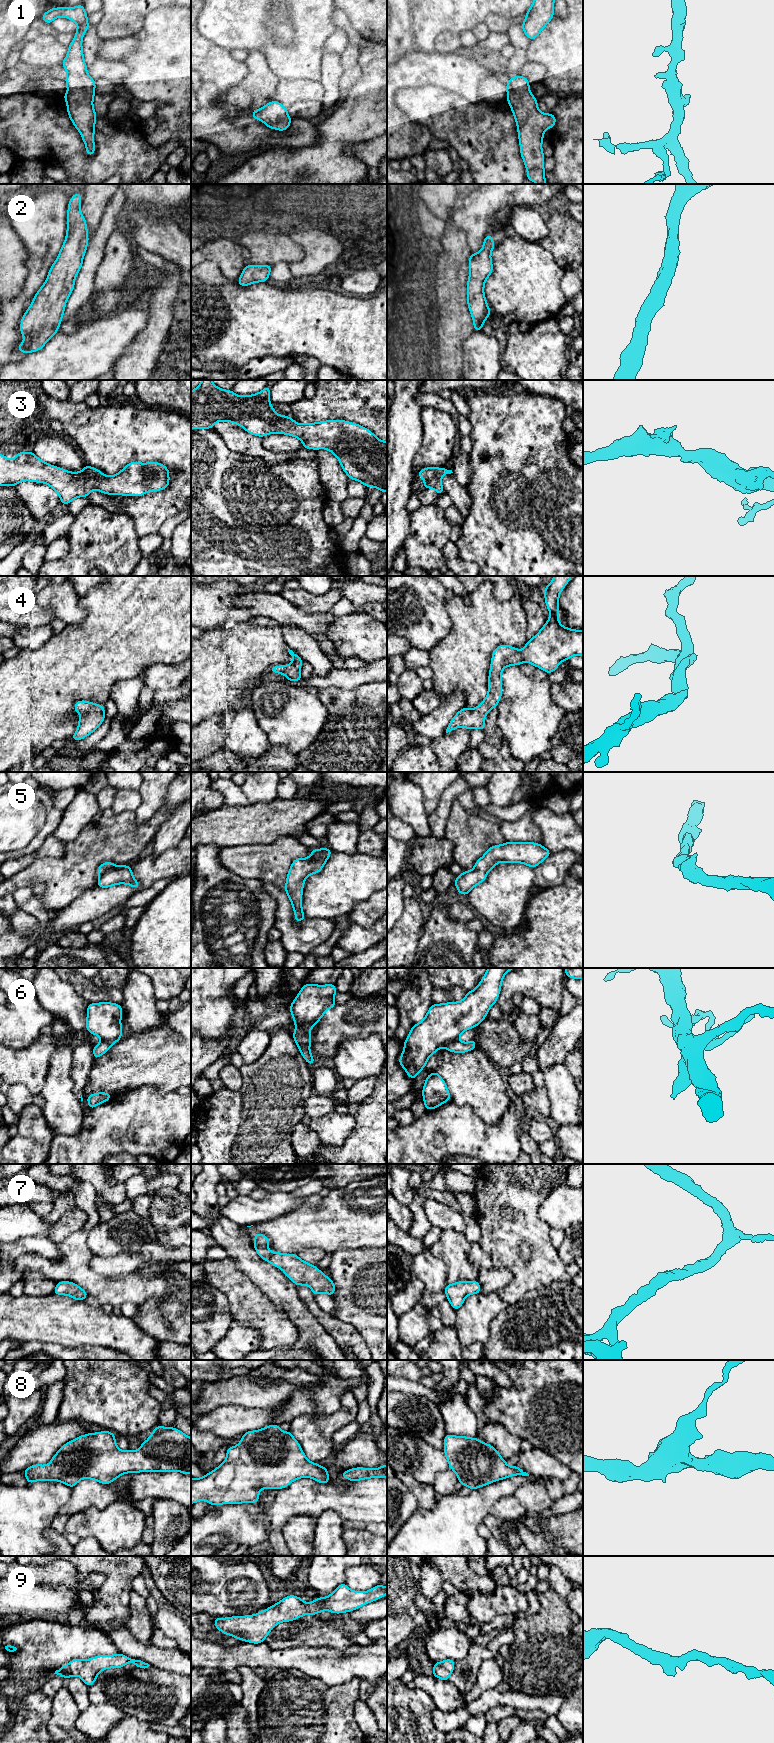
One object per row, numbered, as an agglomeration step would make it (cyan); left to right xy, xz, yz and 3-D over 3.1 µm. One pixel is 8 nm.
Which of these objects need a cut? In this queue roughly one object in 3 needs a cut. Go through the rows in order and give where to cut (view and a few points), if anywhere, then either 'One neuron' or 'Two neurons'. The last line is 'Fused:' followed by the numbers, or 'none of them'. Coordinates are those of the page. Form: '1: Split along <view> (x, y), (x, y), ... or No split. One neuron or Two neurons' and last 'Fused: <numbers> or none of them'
1: No split. One neuron
2: No split. One neuron
3: No split. One neuron
4: No split. One neuron
5: No split. One neuron
6: No split. One neuron
7: No split. One neuron
8: No split. One neuron
9: No split. One neuron
Fused: none of them

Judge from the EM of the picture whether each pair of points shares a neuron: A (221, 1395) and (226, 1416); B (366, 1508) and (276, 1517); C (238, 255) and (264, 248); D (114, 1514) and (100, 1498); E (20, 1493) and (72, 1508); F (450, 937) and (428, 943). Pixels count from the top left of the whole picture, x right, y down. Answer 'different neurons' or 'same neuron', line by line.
A: different neurons
B: same neuron
C: different neurons
D: different neurons
E: different neurons
F: same neuron

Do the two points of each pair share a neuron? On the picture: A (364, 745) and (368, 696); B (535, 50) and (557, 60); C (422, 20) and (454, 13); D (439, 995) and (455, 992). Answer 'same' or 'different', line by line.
A: same
B: same
C: same
D: same

